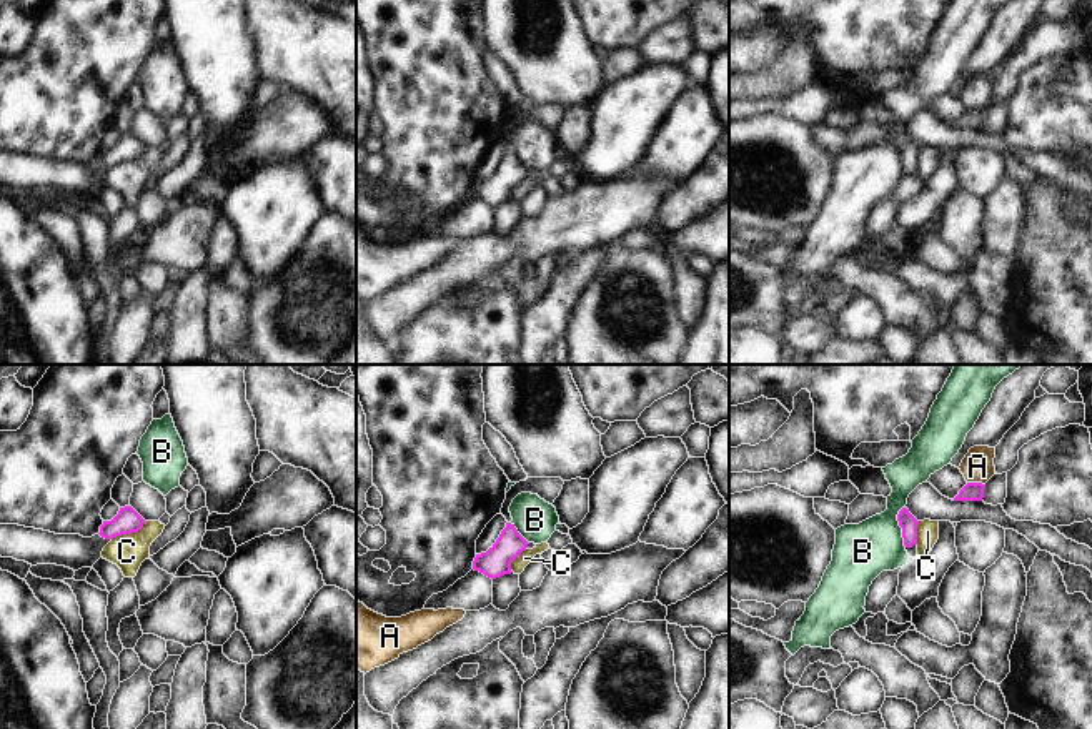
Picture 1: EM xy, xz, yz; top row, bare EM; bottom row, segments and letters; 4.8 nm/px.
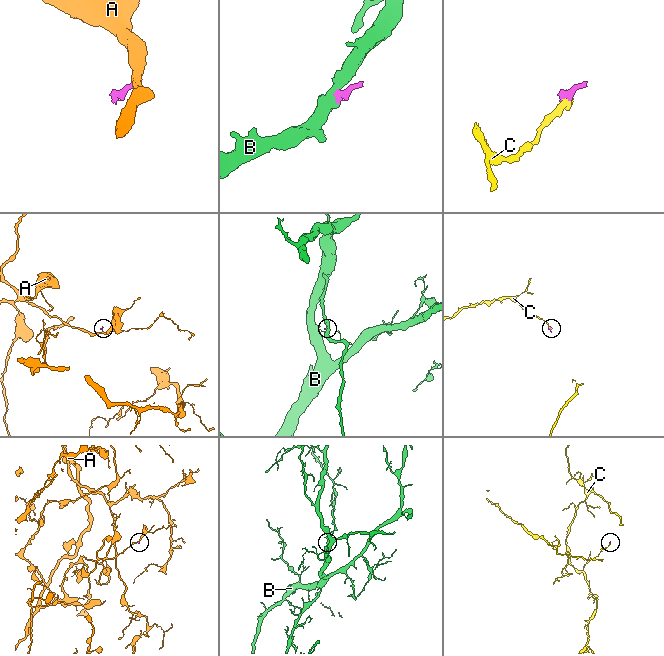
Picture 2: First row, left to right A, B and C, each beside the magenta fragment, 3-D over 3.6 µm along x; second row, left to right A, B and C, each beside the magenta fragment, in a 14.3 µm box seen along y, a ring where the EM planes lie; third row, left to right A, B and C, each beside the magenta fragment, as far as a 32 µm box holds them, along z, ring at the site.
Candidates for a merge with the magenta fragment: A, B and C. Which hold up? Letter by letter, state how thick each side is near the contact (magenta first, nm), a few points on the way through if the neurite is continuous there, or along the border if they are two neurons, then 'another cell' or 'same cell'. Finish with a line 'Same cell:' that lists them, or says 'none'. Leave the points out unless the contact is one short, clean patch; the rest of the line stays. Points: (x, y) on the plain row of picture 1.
A: 100 nm thick on the magenta side, 160 nm on the other; border along yz (967, 109), (981, 109), (984, 112); another cell
B: 80 nm thick on the magenta side, 280 nm on the other; border along yz (903, 133), (898, 142), (898, 152), (906, 173); another cell
C: 120 nm thick on the magenta side, 170 nm on the other; border along xy (145, 148), (137, 158), (122, 160), (112, 167); another cell
Same cell: none

